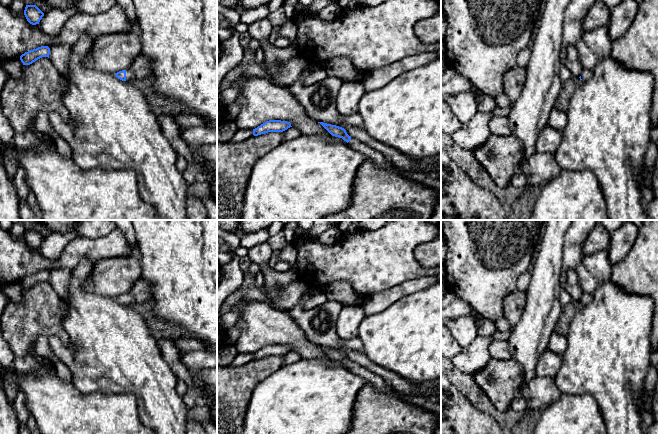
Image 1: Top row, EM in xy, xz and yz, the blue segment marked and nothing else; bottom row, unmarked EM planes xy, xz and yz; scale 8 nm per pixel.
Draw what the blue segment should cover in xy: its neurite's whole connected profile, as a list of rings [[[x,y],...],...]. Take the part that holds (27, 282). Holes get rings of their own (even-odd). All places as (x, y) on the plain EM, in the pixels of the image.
[[[41,270],[22,278],[20,280],[20,284],[23,287],[23,289],[30,289],[42,281],[49,282],[49,278],[50,278],[50,272],[48,270]]]

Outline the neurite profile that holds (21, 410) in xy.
[[[17,390],[14,400],[14,409],[20,425],[26,423],[31,417],[31,414],[25,403],[25,396],[20,390]]]

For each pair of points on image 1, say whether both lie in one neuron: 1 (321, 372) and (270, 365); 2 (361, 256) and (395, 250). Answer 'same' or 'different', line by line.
1: different
2: same

